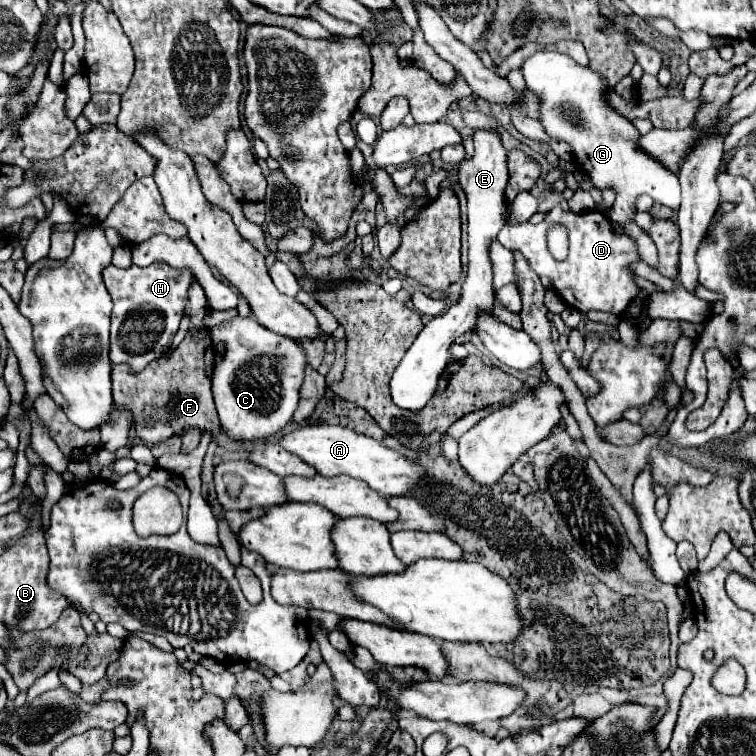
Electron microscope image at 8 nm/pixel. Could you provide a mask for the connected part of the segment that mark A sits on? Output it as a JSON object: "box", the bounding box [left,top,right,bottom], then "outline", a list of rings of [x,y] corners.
{"box":[279,424,423,498],"outline":[[[329,424],[299,426],[297,430],[291,430],[289,434],[285,434],[279,440],[279,444],[287,452],[299,456],[303,462],[311,464],[319,474],[323,476],[347,474],[351,478],[359,478],[385,498],[407,494],[423,478],[423,470],[413,462],[409,462],[405,456],[401,456],[399,452],[343,426],[329,426]]]}

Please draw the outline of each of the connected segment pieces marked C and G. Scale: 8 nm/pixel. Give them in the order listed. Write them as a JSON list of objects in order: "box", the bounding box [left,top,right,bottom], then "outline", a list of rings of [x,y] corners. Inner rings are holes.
[{"box":[213,316,307,440],"outline":[[[235,316],[219,326],[215,326],[215,340],[225,344],[225,360],[213,372],[213,398],[219,412],[221,428],[235,440],[257,440],[279,432],[297,410],[299,402],[299,388],[303,384],[305,368],[307,368],[307,354],[299,340],[275,334],[261,326],[253,316],[241,318]]]},{"box":[521,50,679,270],"outline":[[[541,50],[523,62],[521,74],[527,88],[539,98],[539,122],[545,128],[545,134],[551,140],[571,146],[575,166],[589,176],[595,188],[609,188],[615,192],[617,198],[607,214],[609,220],[617,222],[625,230],[625,234],[637,244],[639,258],[653,270],[657,270],[659,258],[655,256],[655,242],[645,230],[641,230],[633,222],[637,214],[635,202],[639,196],[647,194],[659,204],[679,208],[679,176],[637,146],[637,140],[641,138],[639,130],[633,126],[631,120],[627,120],[609,104],[609,86],[599,72],[579,66],[575,60],[571,60],[569,56],[561,56],[559,52]],[[559,104],[571,104],[571,108],[579,108],[579,112],[583,112],[583,124],[567,124],[567,116],[563,116],[563,108],[559,108]]]}]

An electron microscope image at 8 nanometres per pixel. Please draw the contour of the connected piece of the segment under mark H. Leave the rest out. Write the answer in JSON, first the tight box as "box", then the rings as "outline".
{"box":[103,262,193,374],"outline":[[[153,262],[145,268],[133,264],[127,270],[109,264],[109,268],[103,270],[105,286],[113,298],[109,360],[125,364],[133,374],[139,374],[149,362],[163,356],[179,330],[187,288],[193,278],[189,270],[175,270],[165,262]]]}

